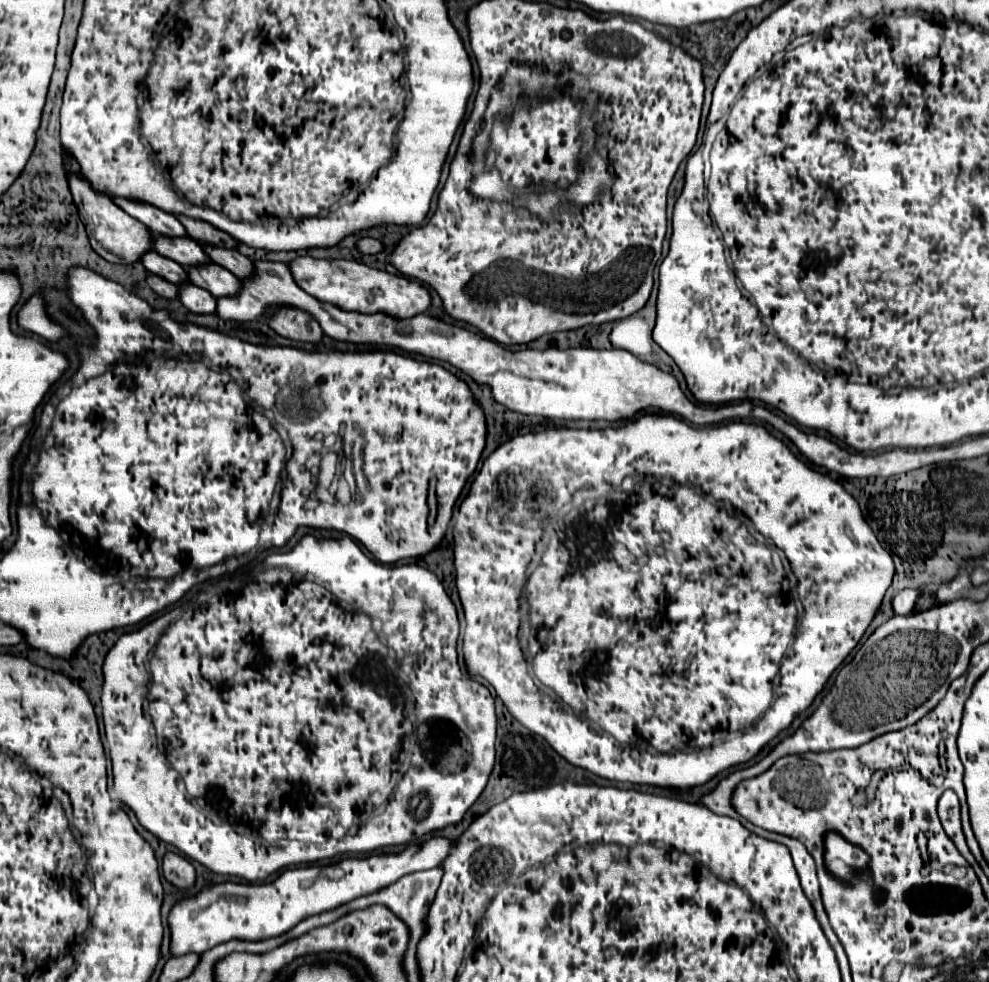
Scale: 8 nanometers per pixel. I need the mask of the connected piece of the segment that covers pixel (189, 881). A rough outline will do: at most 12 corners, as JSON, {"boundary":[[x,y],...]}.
{"boundary":[[166,852],[162,872],[178,888],[196,880],[194,866],[176,852]]}

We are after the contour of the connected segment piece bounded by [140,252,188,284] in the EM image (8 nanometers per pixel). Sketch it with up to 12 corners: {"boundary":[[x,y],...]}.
{"boundary":[[146,252],[144,268],[172,284],[188,280],[178,262]]}

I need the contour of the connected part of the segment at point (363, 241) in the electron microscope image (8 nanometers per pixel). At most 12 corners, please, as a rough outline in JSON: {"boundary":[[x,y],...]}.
{"boundary":[[358,238],[356,248],[364,254],[376,254],[382,244],[374,238]]}

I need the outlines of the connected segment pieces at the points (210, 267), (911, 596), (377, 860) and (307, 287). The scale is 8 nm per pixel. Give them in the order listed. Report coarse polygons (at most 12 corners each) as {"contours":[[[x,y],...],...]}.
{"contours":[[[218,264],[188,268],[190,282],[214,298],[232,296],[240,282]],[[900,590],[892,598],[896,614],[908,616],[916,604],[918,590]],[[456,840],[206,884],[168,914],[170,954],[262,940],[440,866]],[[298,256],[294,282],[344,310],[408,318],[430,294],[354,260]]]}

